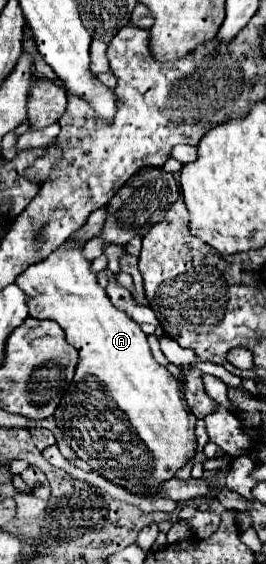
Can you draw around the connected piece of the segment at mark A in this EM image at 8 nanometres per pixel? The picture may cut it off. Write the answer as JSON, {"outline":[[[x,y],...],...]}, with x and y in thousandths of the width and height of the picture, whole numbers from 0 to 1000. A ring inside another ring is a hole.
{"outline":[[[271,422],[150,468],[105,472],[60,493],[60,504],[98,521],[113,560],[218,571],[248,592],[248,603],[301,628],[278,674],[203,730],[211,755],[241,766],[263,794],[301,816],[316,816],[406,855],[459,862],[511,879],[594,879],[594,865],[624,851],[654,848],[654,840],[729,812],[744,791],[729,770],[737,738],[699,716],[684,677],[579,638],[549,592],[526,585],[526,578],[481,557],[421,543],[391,511],[376,511],[361,500],[361,486],[338,479],[338,465],[308,454],[308,436]],[[496,784],[504,809],[459,809],[459,801],[481,798]]]}

